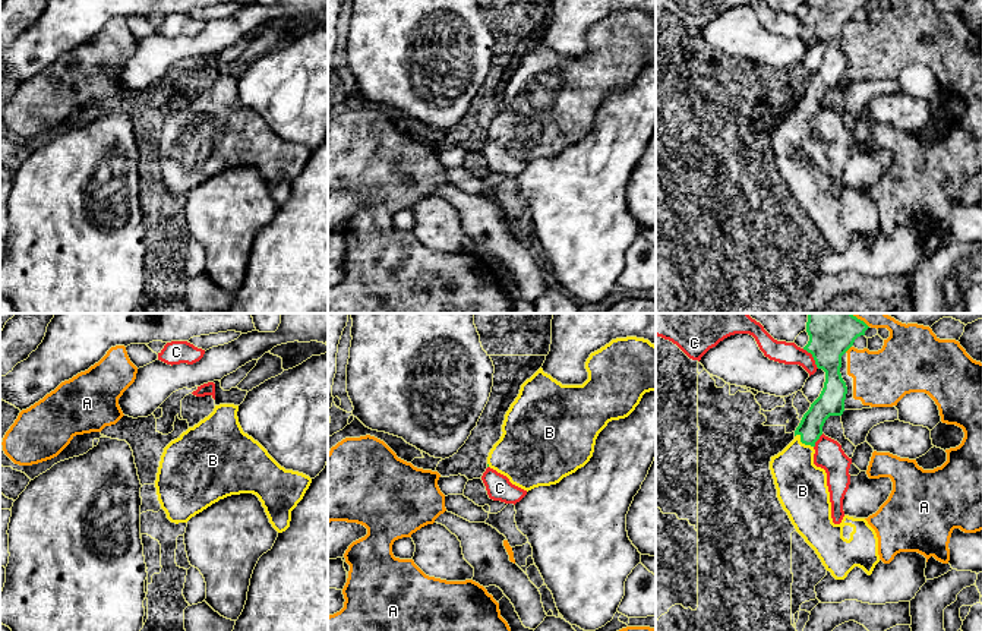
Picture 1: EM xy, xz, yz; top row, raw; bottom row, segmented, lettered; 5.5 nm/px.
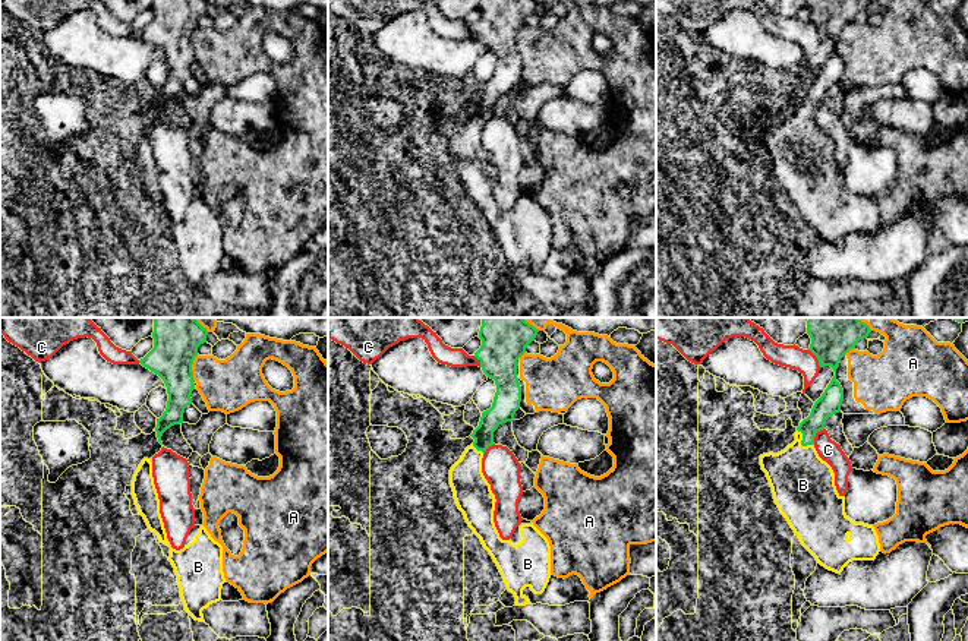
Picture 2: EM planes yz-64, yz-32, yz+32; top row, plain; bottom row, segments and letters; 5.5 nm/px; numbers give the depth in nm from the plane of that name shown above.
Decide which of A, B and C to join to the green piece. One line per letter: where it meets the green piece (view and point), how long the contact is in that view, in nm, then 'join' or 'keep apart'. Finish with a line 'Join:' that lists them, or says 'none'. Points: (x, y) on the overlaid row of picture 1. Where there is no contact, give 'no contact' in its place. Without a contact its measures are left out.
A: yz (848, 349) | 50 nm | keep apart
B: yz (802, 442) | 120 nm | join
C: yz (812, 356) | 140 nm | keep apart
Join: B

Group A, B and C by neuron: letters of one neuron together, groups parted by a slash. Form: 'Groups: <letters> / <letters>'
Groups: A / B / C

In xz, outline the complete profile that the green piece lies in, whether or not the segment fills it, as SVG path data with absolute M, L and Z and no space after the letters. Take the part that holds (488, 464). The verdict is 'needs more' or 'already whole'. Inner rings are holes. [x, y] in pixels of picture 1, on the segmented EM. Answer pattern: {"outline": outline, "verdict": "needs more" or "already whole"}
{"outline": "M637 337L616 338L591 353L585 369L588 379L582 385L562 385L541 367L527 379L505 414L503 433L489 452L487 467L527 492L539 486L556 485L584 467L593 457L596 439L607 423L628 417L645 392L656 391L656 346Z", "verdict": "needs more"}

